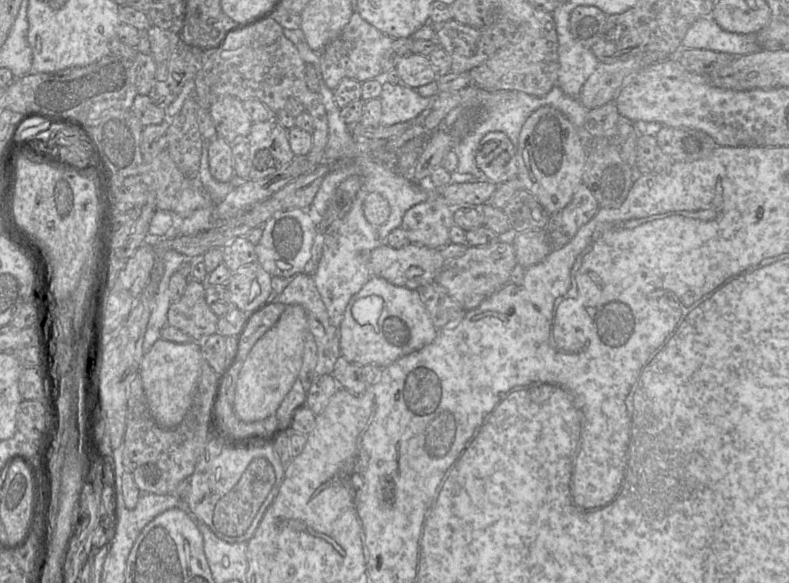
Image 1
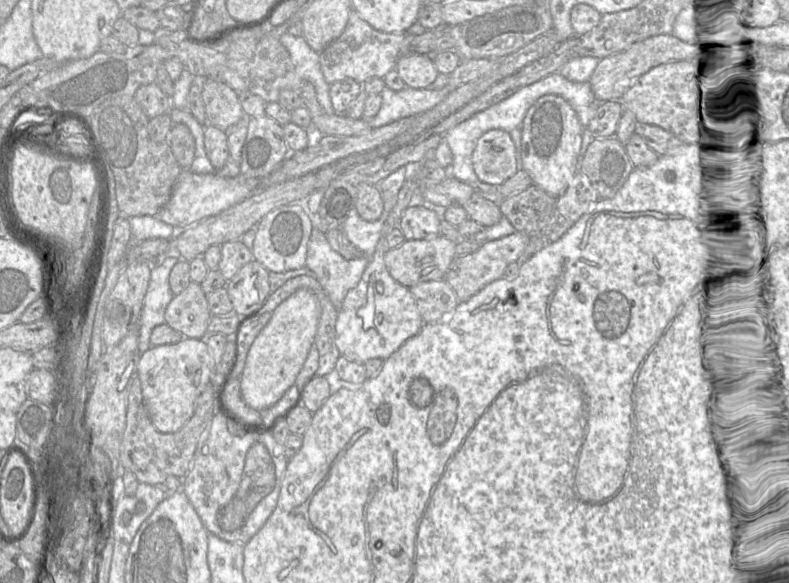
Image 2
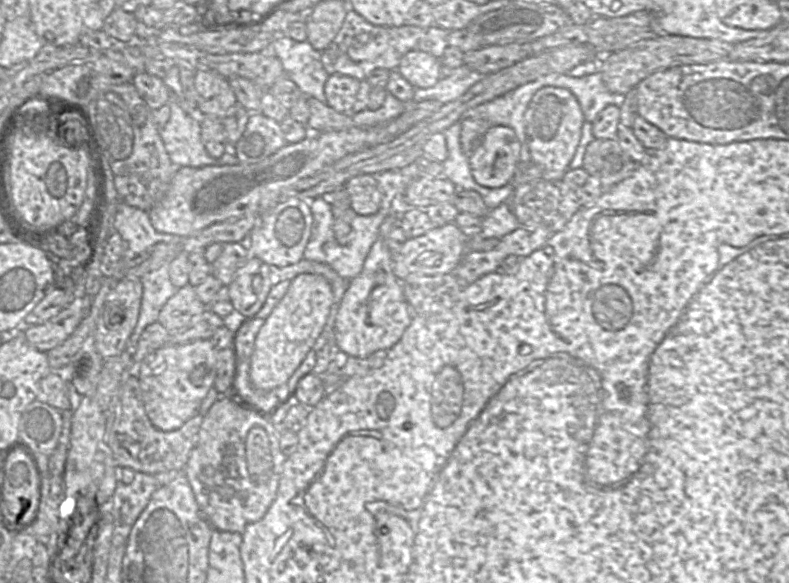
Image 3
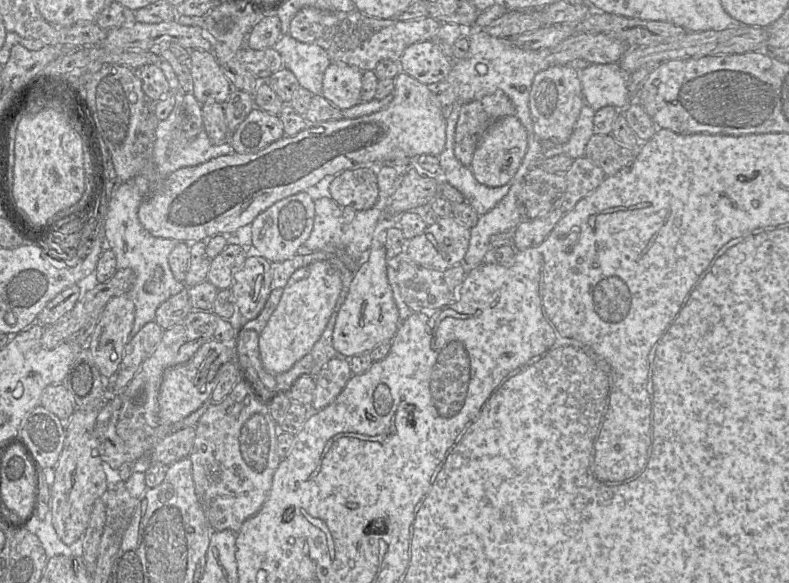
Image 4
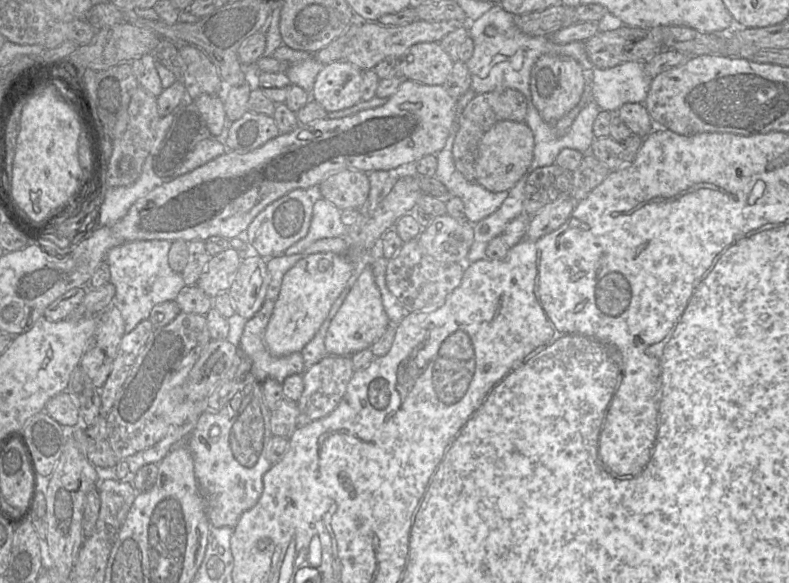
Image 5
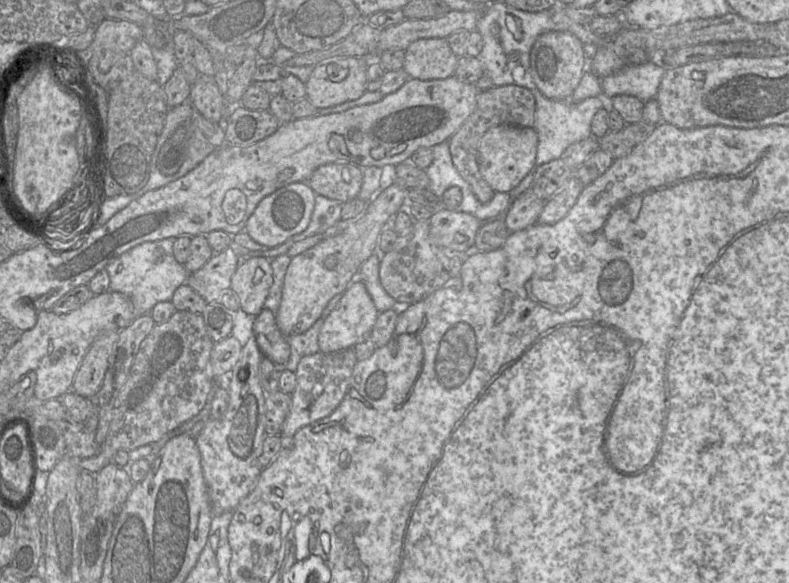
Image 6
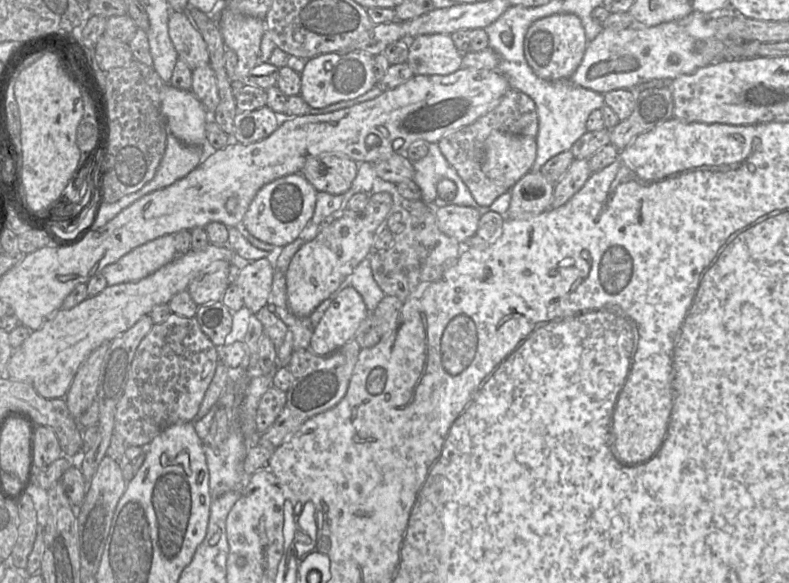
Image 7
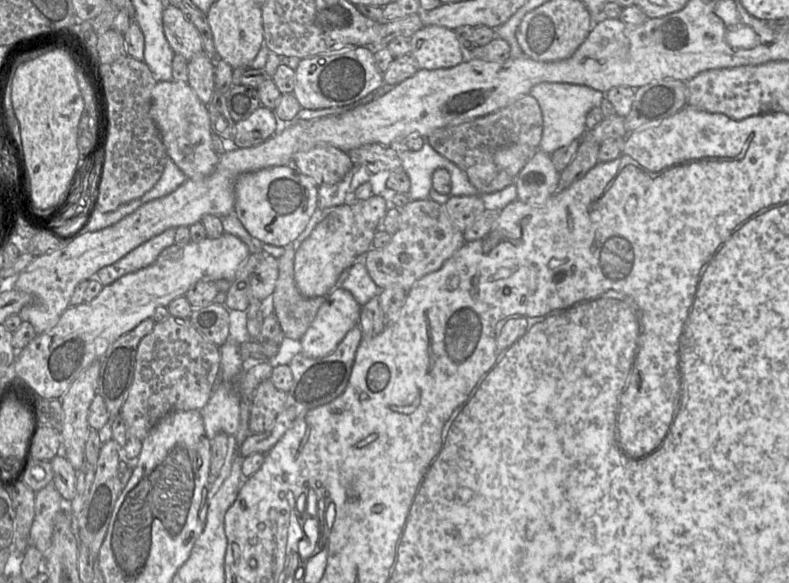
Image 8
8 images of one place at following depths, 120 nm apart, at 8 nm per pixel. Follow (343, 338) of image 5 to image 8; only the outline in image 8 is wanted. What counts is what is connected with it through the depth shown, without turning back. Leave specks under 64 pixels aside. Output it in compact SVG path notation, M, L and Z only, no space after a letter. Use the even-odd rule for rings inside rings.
M348 290L331 291L299 341L301 352L311 358L332 353L346 334L358 326L361 307Z

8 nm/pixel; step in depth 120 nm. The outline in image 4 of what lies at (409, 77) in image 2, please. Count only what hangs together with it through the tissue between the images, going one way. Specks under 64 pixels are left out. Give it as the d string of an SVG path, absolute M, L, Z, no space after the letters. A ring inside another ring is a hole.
M432 41L414 43L405 49L399 60L400 70L425 85L446 80L452 60Z

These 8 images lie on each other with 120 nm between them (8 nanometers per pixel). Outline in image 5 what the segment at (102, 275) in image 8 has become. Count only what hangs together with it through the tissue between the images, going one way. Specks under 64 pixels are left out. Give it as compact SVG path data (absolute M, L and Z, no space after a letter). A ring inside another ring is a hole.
M135 240L115 246L107 252L105 260L110 269L110 283L116 289L113 305L121 312L125 333L148 319L155 305L175 300L179 291L186 286L181 273L169 266L171 244L169 240Z

